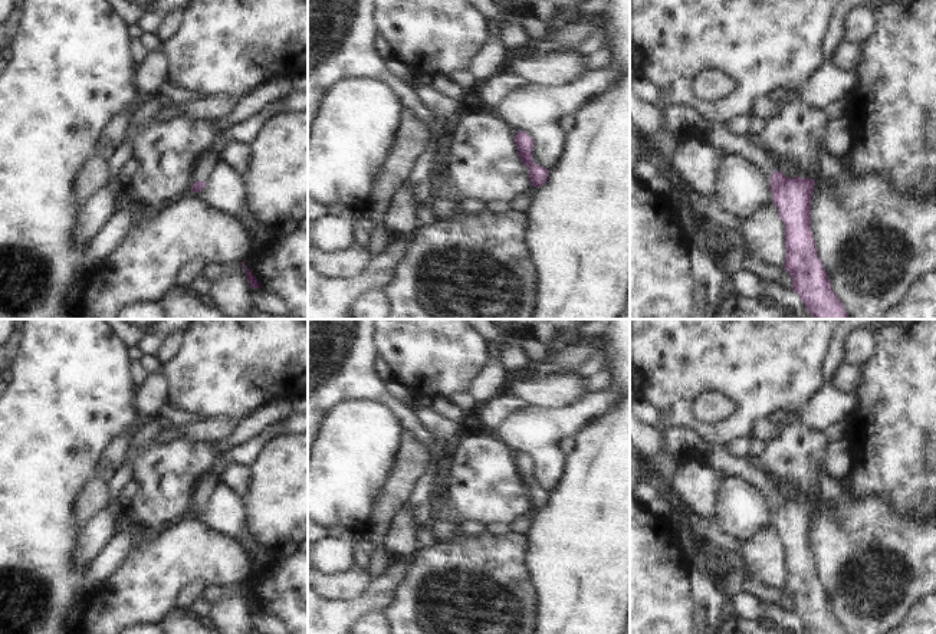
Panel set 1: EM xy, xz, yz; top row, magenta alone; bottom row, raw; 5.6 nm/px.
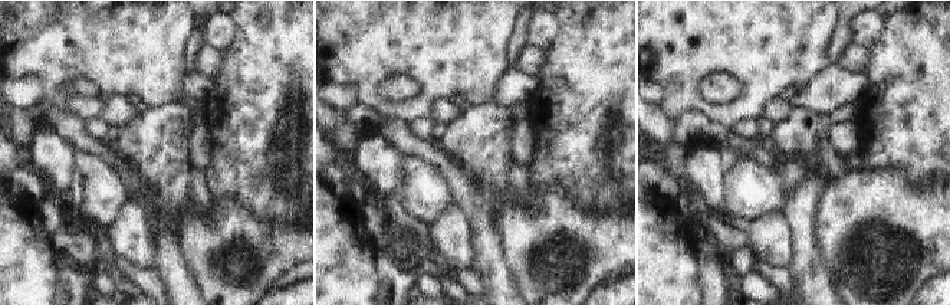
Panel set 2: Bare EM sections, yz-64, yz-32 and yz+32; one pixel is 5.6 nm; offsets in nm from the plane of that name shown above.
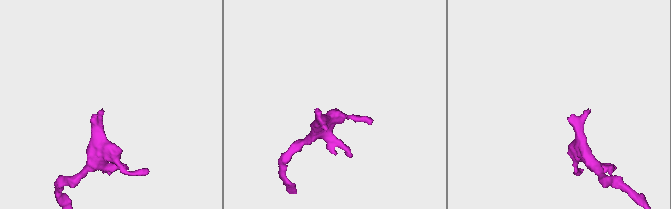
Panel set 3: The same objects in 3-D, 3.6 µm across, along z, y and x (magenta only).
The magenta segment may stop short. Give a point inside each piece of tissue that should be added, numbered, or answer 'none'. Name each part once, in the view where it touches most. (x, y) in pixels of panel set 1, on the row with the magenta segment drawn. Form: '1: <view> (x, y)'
1: xy (204, 164)

